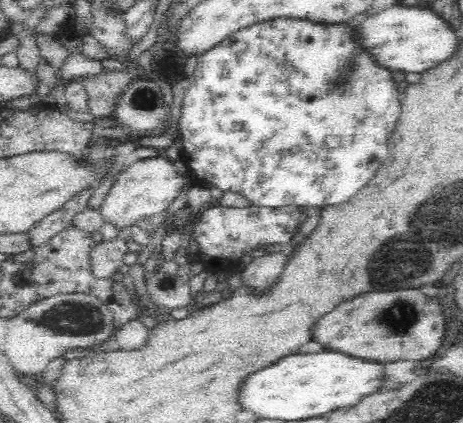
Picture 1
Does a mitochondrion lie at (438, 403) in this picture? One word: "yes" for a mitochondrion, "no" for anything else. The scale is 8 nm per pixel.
yes

